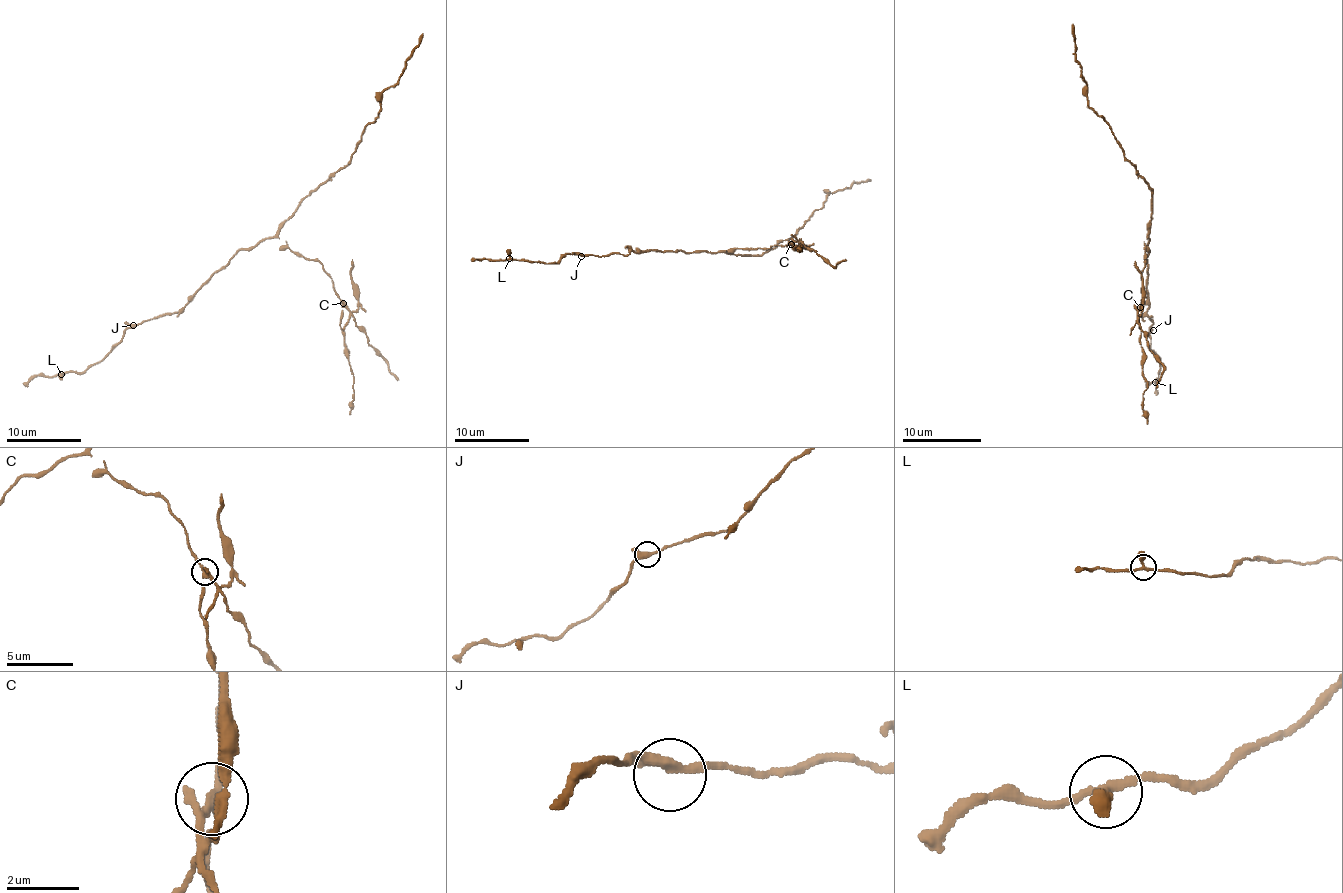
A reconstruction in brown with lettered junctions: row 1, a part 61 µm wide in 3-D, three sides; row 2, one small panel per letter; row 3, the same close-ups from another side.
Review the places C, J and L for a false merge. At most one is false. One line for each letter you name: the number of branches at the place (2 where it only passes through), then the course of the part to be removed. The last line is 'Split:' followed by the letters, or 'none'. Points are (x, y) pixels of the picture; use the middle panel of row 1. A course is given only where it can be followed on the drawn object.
C: 3 branches meet; foreign part runs (791, 243), (799, 241), (816, 251), (831, 266), (846, 258)
Split: C

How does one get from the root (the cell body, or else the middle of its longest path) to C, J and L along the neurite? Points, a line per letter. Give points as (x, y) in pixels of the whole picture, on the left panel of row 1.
C: (261, 239), (277, 237), (294, 252), (317, 260), (332, 280), (336, 295), (343, 303)
J: (261, 239), (253, 247), (242, 248), (223, 265), (180, 312), (153, 316), (133, 325)
L: (261, 239), (223, 265), (180, 312), (133, 324), (99, 361), (82, 372), (61, 374)

